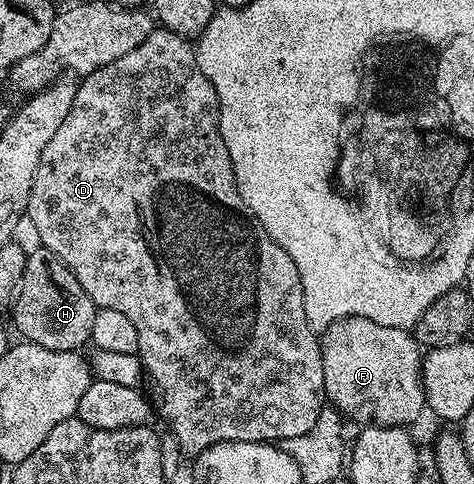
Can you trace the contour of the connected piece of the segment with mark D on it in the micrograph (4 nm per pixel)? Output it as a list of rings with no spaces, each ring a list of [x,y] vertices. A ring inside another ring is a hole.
[[[164,27],[154,28],[153,33],[147,35],[147,39],[143,39],[143,43],[139,43],[139,47],[135,47],[135,51],[127,51],[127,55],[123,55],[120,59],[115,59],[115,63],[107,63],[107,67],[99,67],[95,72],[86,73],[80,78],[77,85],[77,94],[71,103],[71,111],[67,111],[67,119],[63,119],[63,124],[59,126],[59,131],[55,131],[55,135],[51,138],[51,143],[47,143],[47,147],[43,147],[43,155],[39,159],[39,167],[35,171],[35,179],[31,183],[27,221],[33,224],[33,229],[37,232],[38,239],[41,240],[38,241],[40,248],[49,249],[55,255],[59,255],[59,259],[63,259],[63,263],[67,263],[67,267],[71,267],[75,279],[79,279],[79,283],[83,283],[83,291],[87,291],[87,295],[91,295],[91,299],[97,304],[98,309],[120,311],[122,315],[127,315],[127,319],[131,319],[131,323],[135,323],[135,331],[139,335],[137,353],[141,358],[142,366],[147,370],[148,376],[150,373],[158,387],[165,392],[165,398],[161,401],[161,409],[159,405],[160,416],[161,413],[165,416],[165,421],[169,424],[169,429],[173,432],[174,439],[190,455],[199,454],[207,447],[211,447],[215,443],[223,443],[224,441],[280,443],[285,440],[294,439],[295,436],[304,435],[307,431],[311,431],[311,427],[314,427],[321,409],[324,409],[327,405],[327,398],[325,396],[325,384],[323,383],[321,343],[318,334],[313,334],[316,333],[314,326],[310,325],[307,319],[303,283],[299,279],[299,267],[291,259],[291,255],[287,255],[287,251],[283,251],[283,247],[279,247],[279,243],[275,243],[275,239],[271,239],[271,235],[267,235],[267,231],[261,226],[257,216],[249,210],[247,203],[243,203],[243,199],[239,195],[237,184],[235,183],[235,175],[231,167],[231,155],[227,155],[227,143],[223,143],[221,108],[219,107],[219,99],[215,95],[215,87],[207,79],[207,75],[203,75],[203,71],[198,67],[194,46],[186,38]]]

